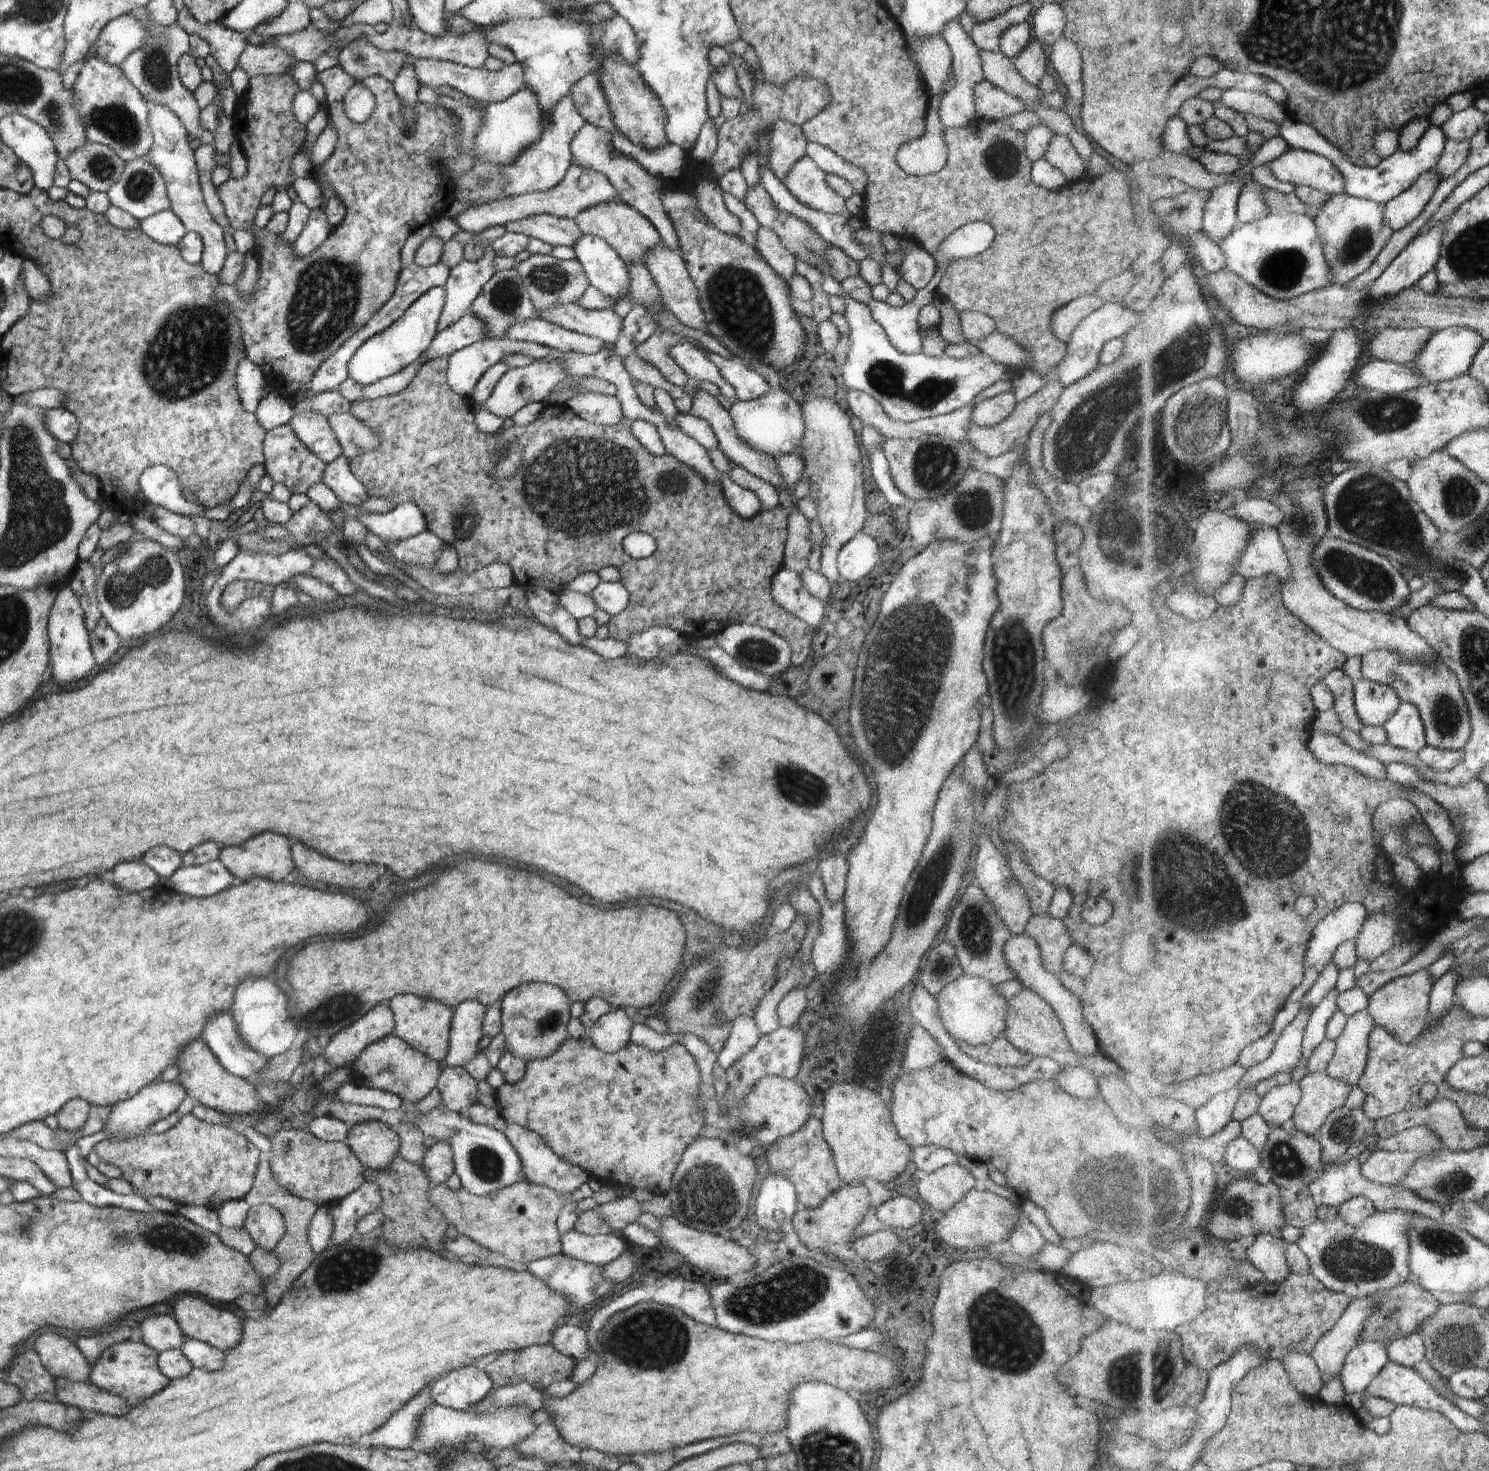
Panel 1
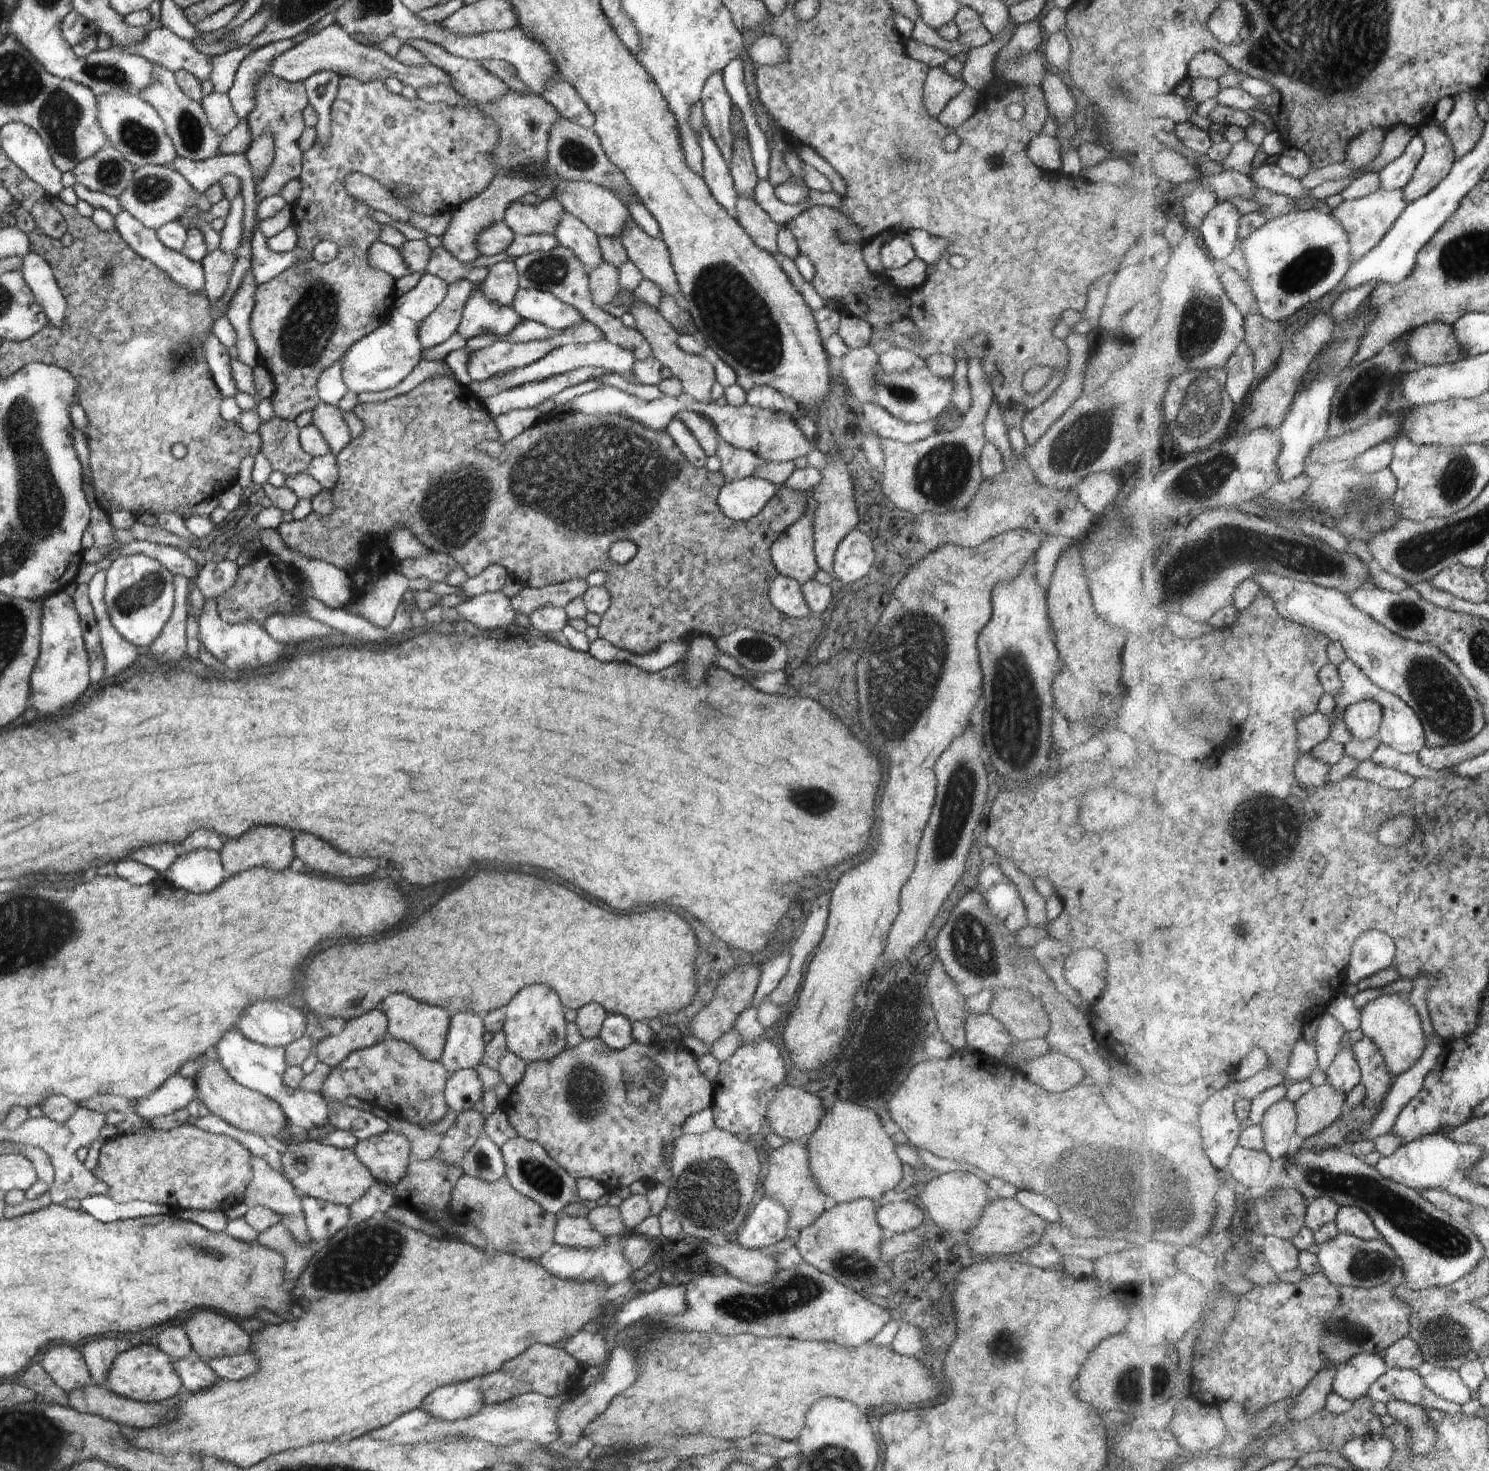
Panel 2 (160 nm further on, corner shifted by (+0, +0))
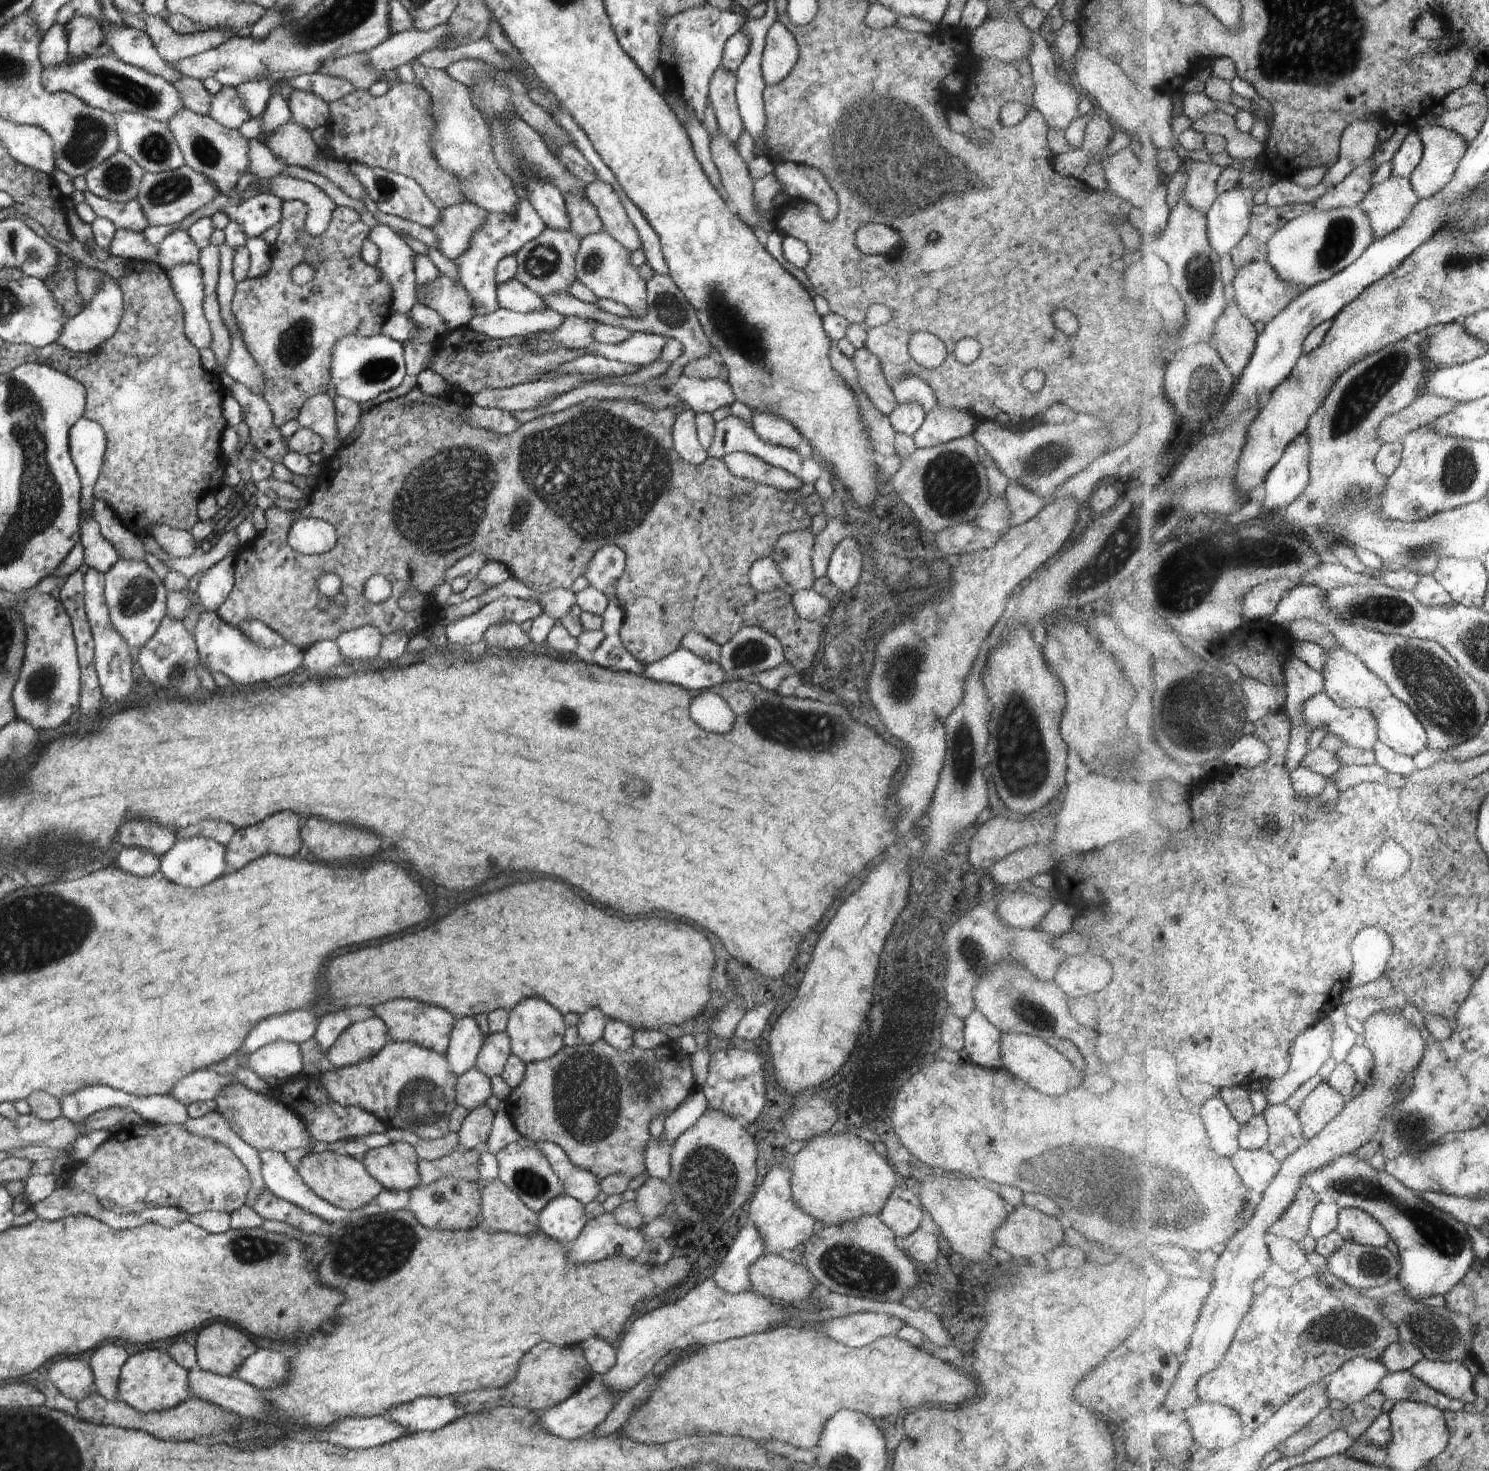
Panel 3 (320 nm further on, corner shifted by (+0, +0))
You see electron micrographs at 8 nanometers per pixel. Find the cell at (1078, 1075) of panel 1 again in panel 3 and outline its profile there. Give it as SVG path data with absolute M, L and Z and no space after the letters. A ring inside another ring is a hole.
M1003 1033L1001 1038L1001 1057L1003 1068L1009 1071L1022 1082L1029 1084L1048 1096L1062 1096L1072 1088L1078 1088L1084 1080L1080 1072L1074 1070L1074 1066L1063 1054L1060 1054L1047 1041L1024 1033Z

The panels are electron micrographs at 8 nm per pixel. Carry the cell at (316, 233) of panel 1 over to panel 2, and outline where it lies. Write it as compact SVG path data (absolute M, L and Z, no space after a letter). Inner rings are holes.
M259 228L254 230L251 242L251 266L256 284L262 285L276 278L290 266L313 260L312 253L302 246L291 252L276 253L266 246L266 240Z

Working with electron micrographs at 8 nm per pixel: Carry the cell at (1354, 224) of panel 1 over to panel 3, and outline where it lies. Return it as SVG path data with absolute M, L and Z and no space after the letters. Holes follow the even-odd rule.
M1393 175L1386 182L1373 186L1368 197L1360 204L1360 208L1369 214L1376 239L1384 239L1407 224L1408 218L1421 200L1410 179Z

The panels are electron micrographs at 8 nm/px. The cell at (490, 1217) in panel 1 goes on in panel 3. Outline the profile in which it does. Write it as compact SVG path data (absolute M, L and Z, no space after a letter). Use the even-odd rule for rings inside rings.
M479 1178L476 1184L486 1228L517 1235L540 1231L539 1214L532 1212L500 1179Z

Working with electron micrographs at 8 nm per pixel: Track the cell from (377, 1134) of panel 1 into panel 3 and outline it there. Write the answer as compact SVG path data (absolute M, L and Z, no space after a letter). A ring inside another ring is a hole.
M390 1143L385 1147L370 1149L363 1163L368 1174L384 1189L411 1192L421 1181L418 1155L406 1143Z

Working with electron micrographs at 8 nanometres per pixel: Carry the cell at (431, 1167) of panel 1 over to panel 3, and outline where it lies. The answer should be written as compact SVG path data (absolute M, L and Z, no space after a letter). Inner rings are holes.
M485 1104L471 1110L457 1132L460 1148L466 1150L485 1148L493 1127L494 1117L495 1112Z

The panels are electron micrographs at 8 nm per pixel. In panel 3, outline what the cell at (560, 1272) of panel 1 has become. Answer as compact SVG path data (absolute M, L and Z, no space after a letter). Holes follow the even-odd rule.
M603 1213L589 1220L578 1236L569 1244L569 1259L578 1264L588 1264L610 1258L611 1256L624 1255L636 1259L641 1263L653 1262L652 1256L646 1256L646 1242L644 1235L637 1228L626 1228L617 1223L612 1213Z

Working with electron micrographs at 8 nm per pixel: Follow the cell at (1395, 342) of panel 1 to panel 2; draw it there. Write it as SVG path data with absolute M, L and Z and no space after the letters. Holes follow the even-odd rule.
M1432 322L1416 328L1402 342L1409 344L1411 363L1417 365L1444 365L1462 361L1466 350L1456 340L1454 327L1442 322Z

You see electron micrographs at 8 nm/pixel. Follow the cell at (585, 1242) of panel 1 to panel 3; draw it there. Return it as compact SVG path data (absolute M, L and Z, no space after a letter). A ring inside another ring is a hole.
M568 1193L559 1194L538 1213L540 1230L560 1244L570 1244L589 1221L584 1206Z

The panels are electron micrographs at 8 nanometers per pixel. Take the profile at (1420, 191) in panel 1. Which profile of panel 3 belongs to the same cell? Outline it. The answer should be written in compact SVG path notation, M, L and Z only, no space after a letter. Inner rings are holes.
M1423 123L1418 131L1425 144L1425 154L1410 180L1421 199L1430 199L1452 183L1459 172L1460 162L1467 156L1470 143L1462 134L1439 125Z

